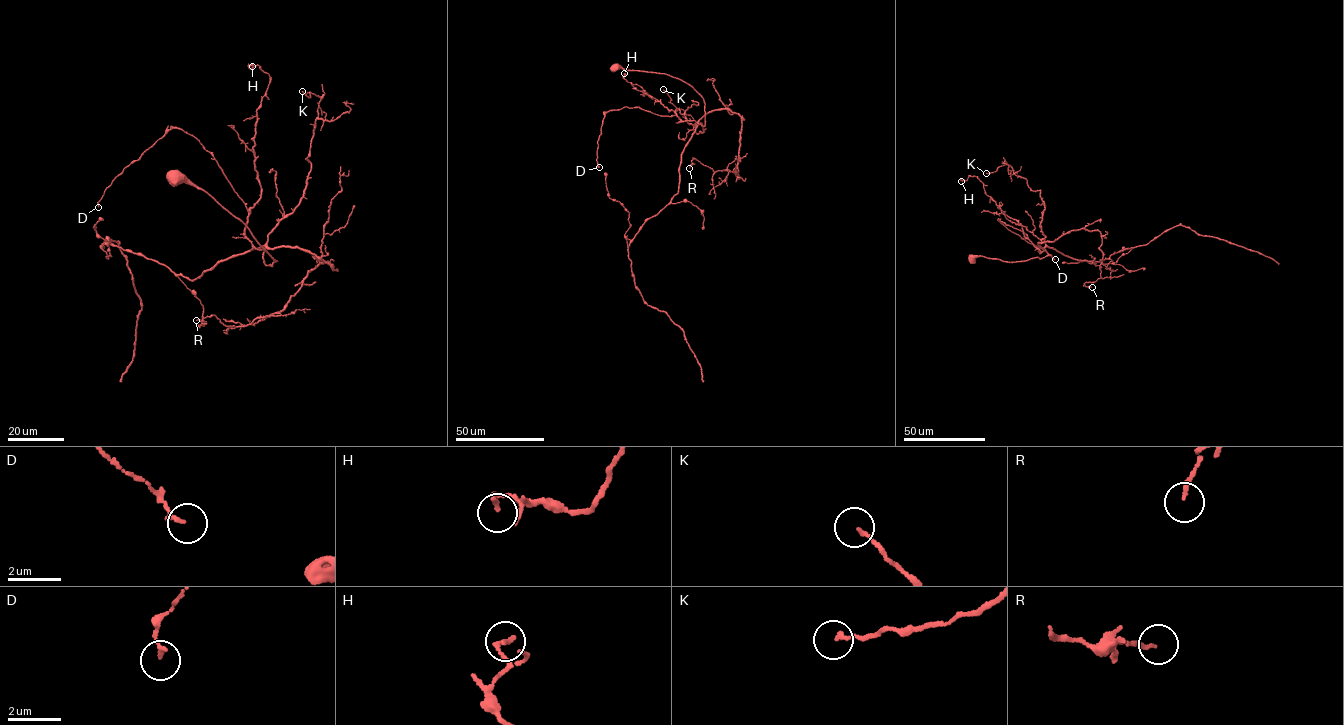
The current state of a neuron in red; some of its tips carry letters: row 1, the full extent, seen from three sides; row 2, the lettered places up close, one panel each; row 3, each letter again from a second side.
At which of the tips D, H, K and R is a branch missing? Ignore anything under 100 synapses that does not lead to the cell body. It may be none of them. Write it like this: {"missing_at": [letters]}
{"missing_at": []}

